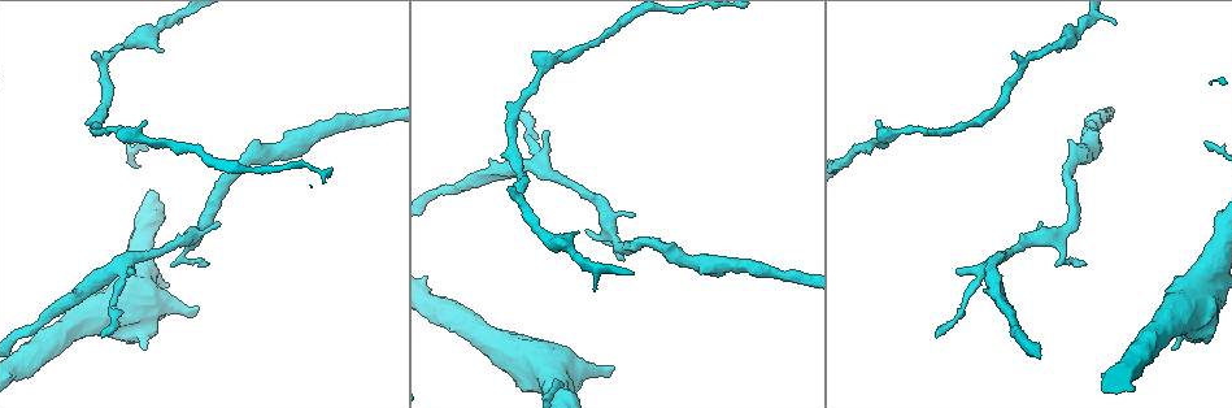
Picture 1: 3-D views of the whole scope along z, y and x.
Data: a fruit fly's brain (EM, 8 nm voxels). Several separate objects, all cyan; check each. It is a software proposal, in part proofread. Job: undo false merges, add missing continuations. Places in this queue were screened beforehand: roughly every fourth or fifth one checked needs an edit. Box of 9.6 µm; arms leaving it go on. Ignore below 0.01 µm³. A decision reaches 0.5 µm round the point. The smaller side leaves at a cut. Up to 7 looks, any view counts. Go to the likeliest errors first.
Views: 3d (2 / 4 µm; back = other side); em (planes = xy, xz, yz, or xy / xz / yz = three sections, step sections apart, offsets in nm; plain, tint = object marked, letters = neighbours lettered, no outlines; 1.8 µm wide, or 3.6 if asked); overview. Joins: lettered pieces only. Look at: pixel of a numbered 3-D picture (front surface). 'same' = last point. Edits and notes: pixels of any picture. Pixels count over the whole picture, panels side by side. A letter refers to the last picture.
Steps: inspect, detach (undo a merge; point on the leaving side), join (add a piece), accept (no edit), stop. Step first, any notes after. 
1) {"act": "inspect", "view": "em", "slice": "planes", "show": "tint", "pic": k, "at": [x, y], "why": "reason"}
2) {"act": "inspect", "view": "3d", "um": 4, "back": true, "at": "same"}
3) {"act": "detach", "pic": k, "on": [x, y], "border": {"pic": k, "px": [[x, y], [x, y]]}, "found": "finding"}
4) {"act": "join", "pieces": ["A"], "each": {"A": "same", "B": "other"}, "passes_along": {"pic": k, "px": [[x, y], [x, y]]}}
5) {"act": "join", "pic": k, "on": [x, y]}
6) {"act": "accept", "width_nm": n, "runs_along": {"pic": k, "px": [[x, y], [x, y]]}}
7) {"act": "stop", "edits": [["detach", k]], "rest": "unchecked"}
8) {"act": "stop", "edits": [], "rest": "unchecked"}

{"act": "inspect", "view": "em", "slice": "xz", "step": 8, "show": "tint", "pic": 1, "at": [196, 235], "why": "three arms meet"}

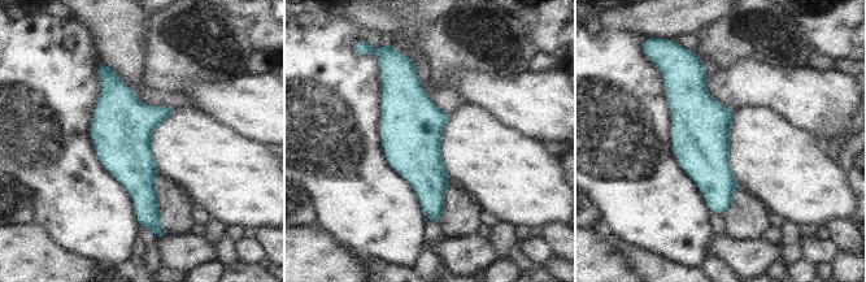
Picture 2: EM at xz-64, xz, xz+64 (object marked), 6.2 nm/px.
{"act": "inspect", "view": "em", "slice": "planes", "show": "letters", "at": "same", "why": "another direction"}

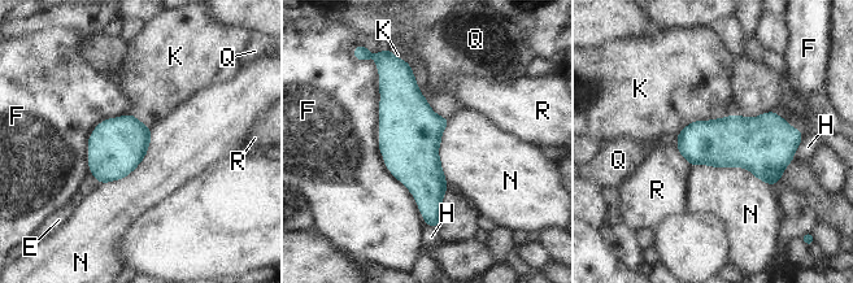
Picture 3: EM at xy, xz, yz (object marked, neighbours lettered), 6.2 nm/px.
{"act": "accept", "longest_contact_nm": ["F", 1000], "each": {"E": "other", "F": "other", "H": "other", "K": "other", "N": "other", "Q": "other", "R": "other"}, "border": {"pic": 3, "px": [[151, 129], [144, 157], [99, 183]]}, "found": "one cell here"}

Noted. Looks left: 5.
{"act": "inspect", "view": "em", "slice": "xy", "step": 4, "show": "letters", "pic": 1, "at": [199, 307], "why": "free end"}

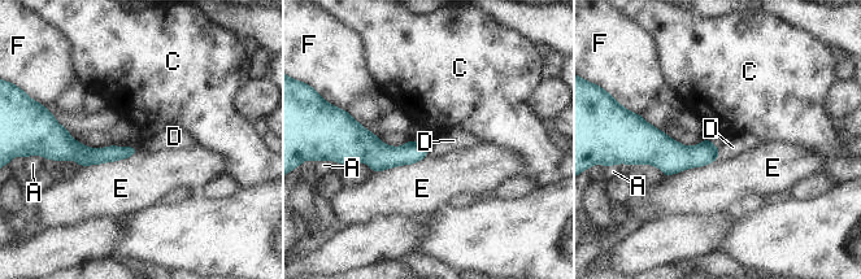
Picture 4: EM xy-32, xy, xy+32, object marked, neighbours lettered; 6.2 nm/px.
{"act": "inspect", "view": "em", "slice": "planes", "show": "letters", "at": "same"}

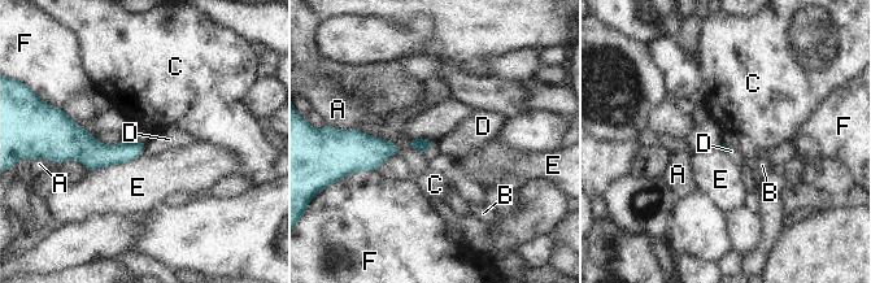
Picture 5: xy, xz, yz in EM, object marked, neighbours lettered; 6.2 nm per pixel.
{"act": "accept", "each": {"A": "other", "B": "other", "C": "other", "D": "other", "E": "other", "F": "other"}, "border": {"pic": 5, "px": [[146, 143], [143, 152]]}, "found": "no lettered piece goes on from it"}

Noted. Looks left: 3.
{"act": "inspect", "view": "3d", "um": 4, "pic": 1, "at": [546, 133], "why": "branch stops here"}

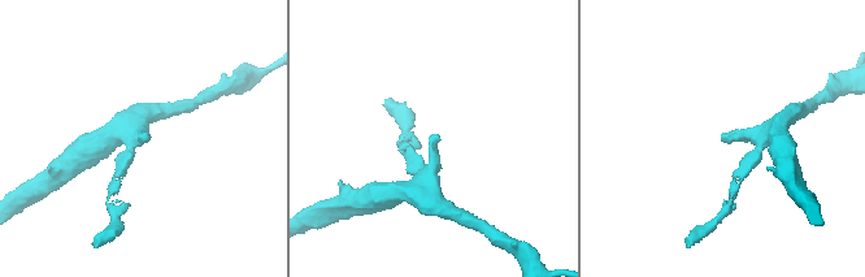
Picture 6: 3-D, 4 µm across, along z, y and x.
{"act": "inspect", "view": "em", "slice": "planes", "show": "letters", "pic": 6, "at": [727, 138], "why": "shape alone is not enough"}

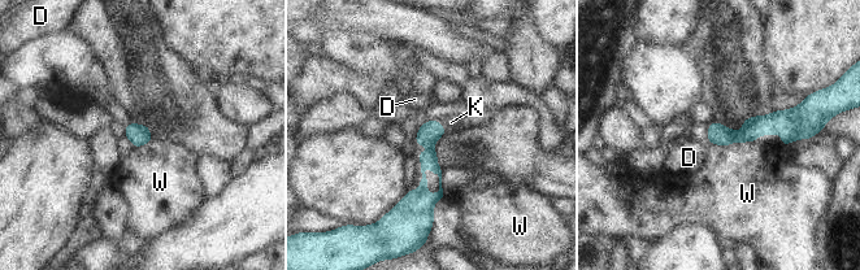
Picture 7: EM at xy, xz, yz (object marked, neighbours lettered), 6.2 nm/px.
{"act": "join", "pieces": ["K"], "each": {"D": "other", "K": "same", "W": "other"}, "passes_along": {"pic": 7, "px": [[430, 131], [442, 126], [451, 122]]}, "found": "it goes on there"}

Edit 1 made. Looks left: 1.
{"act": "stop", "edits": [["join", 7]], "rest": "unchecked"}

